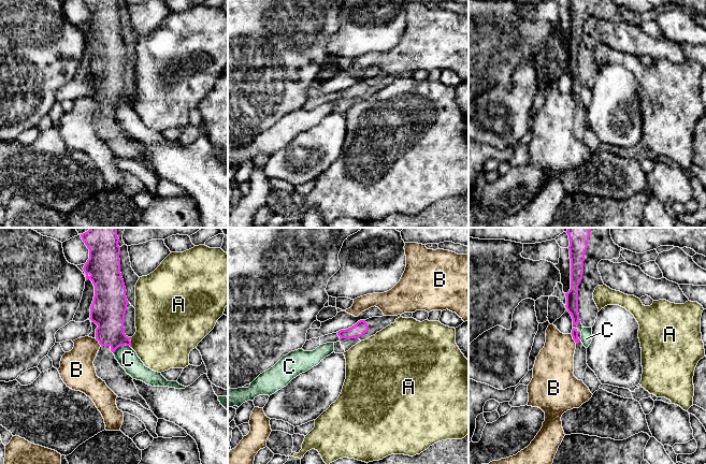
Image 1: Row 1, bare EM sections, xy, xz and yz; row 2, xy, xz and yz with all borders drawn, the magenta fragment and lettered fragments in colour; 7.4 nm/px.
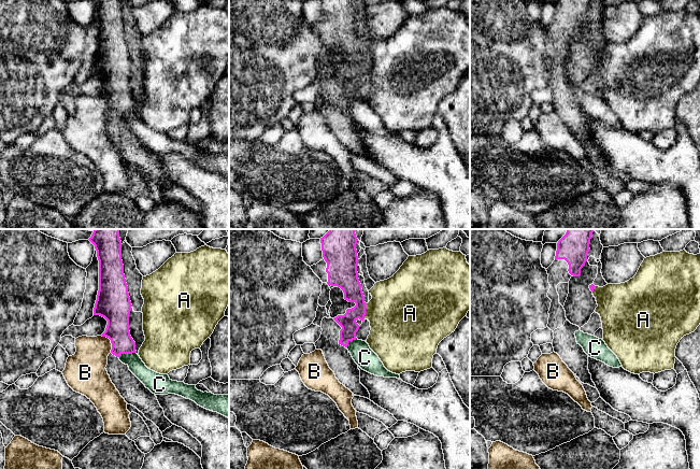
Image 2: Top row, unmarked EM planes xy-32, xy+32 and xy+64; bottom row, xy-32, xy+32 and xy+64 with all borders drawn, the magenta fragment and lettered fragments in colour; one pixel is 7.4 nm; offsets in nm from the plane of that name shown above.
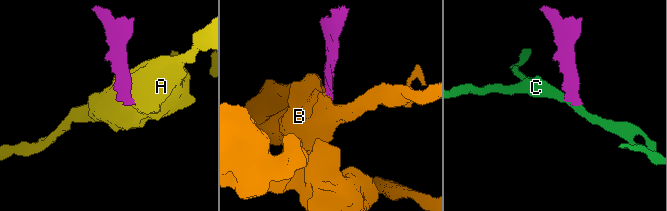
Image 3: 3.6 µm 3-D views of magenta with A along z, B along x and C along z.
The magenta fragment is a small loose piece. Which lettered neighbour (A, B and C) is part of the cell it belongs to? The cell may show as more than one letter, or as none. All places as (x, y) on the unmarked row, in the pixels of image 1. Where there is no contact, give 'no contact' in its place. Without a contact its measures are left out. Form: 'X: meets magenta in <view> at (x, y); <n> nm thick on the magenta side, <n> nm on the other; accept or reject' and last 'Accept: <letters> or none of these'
A: meets magenta in xy at (130, 101); 220 nm thick on the magenta side, 440 nm on the other; reject
B: meets magenta in yz at (573, 98); 50 nm thick on the magenta side, 280 nm on the other; reject
C: meets magenta in xy at (121, 104); 240 nm thick on the magenta side, 150 nm on the other; reject
Accept: none of these

